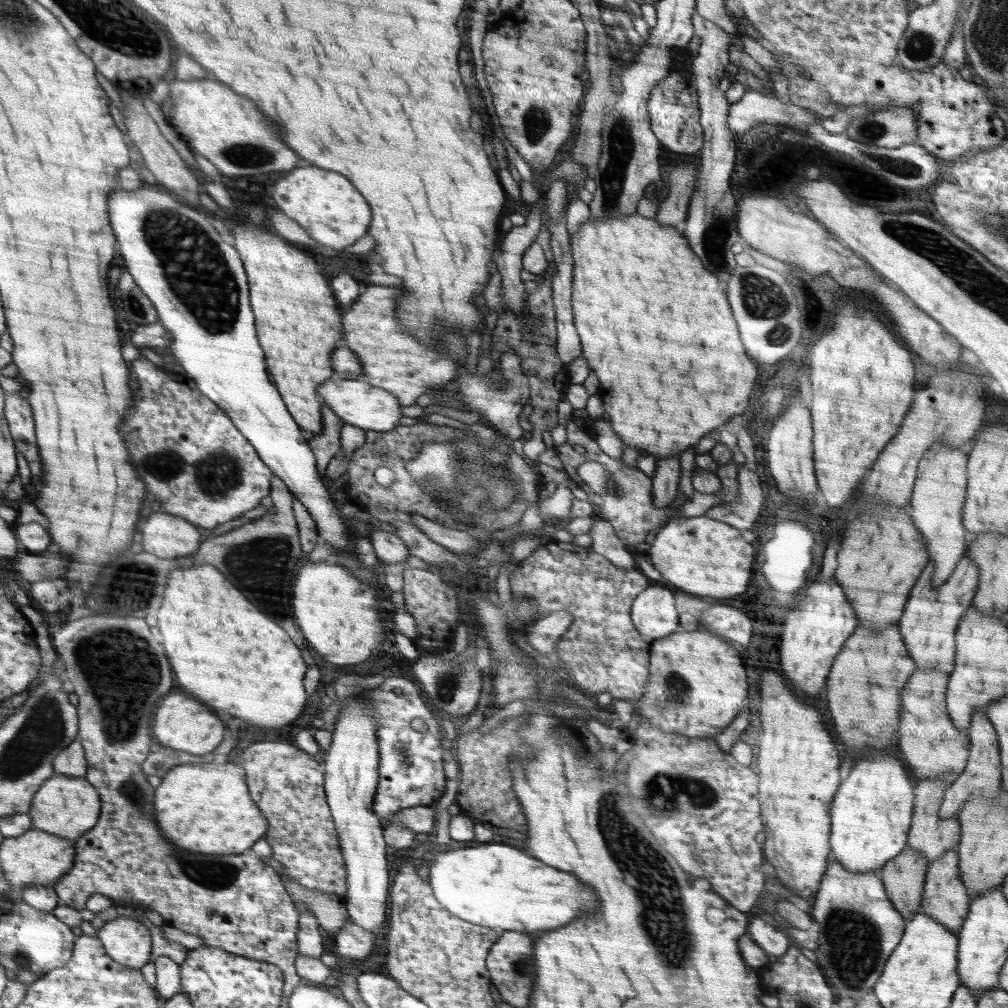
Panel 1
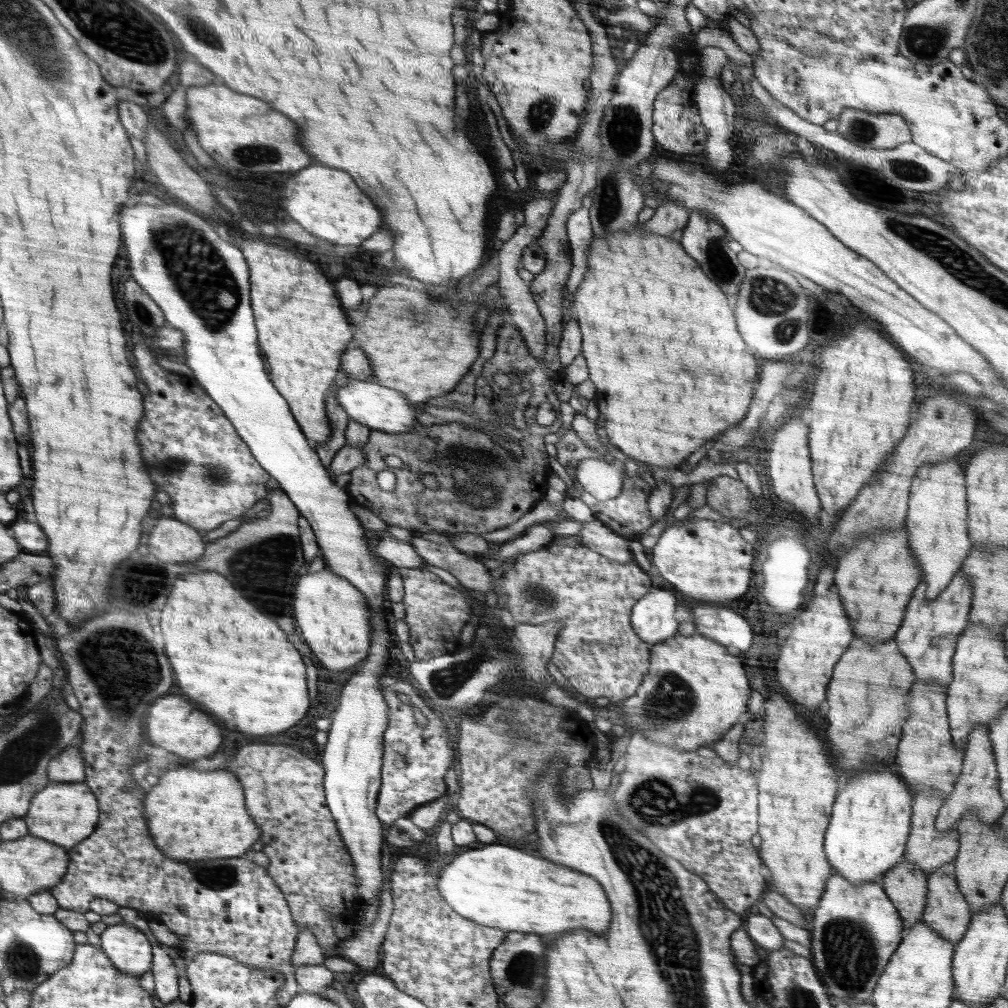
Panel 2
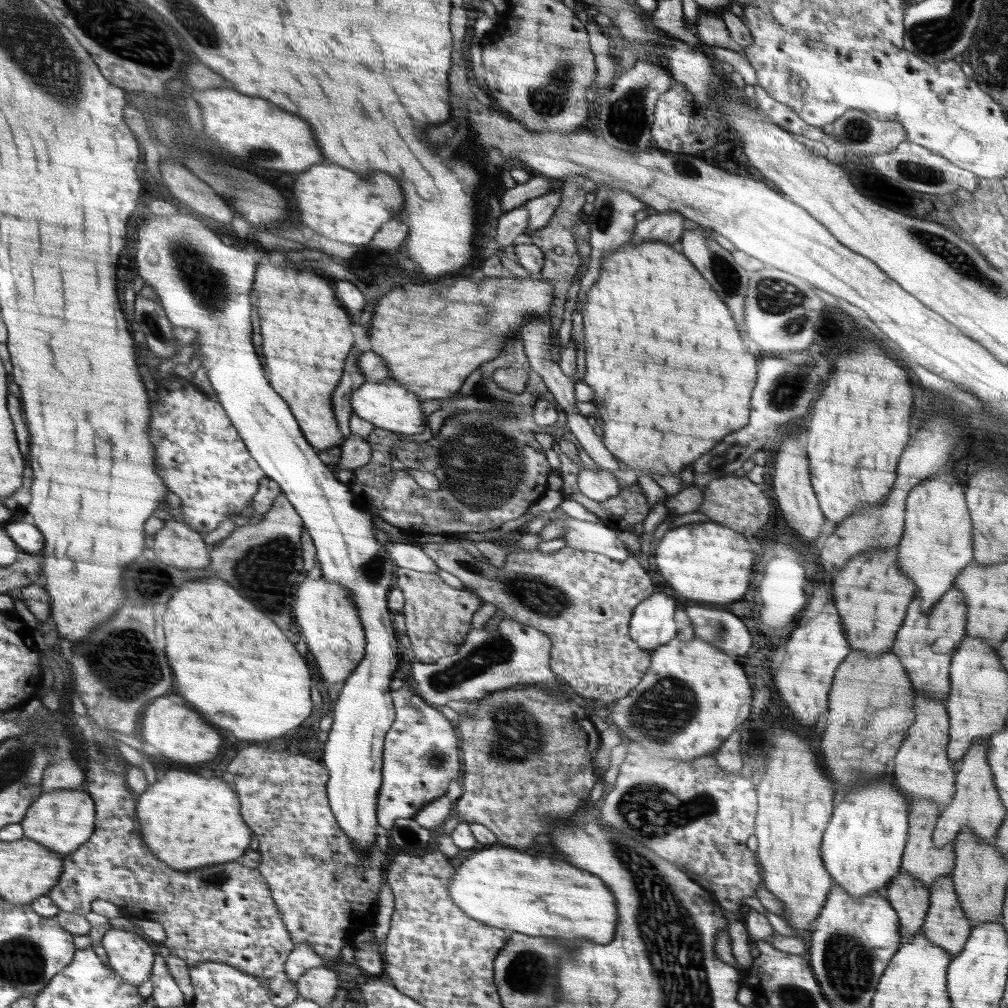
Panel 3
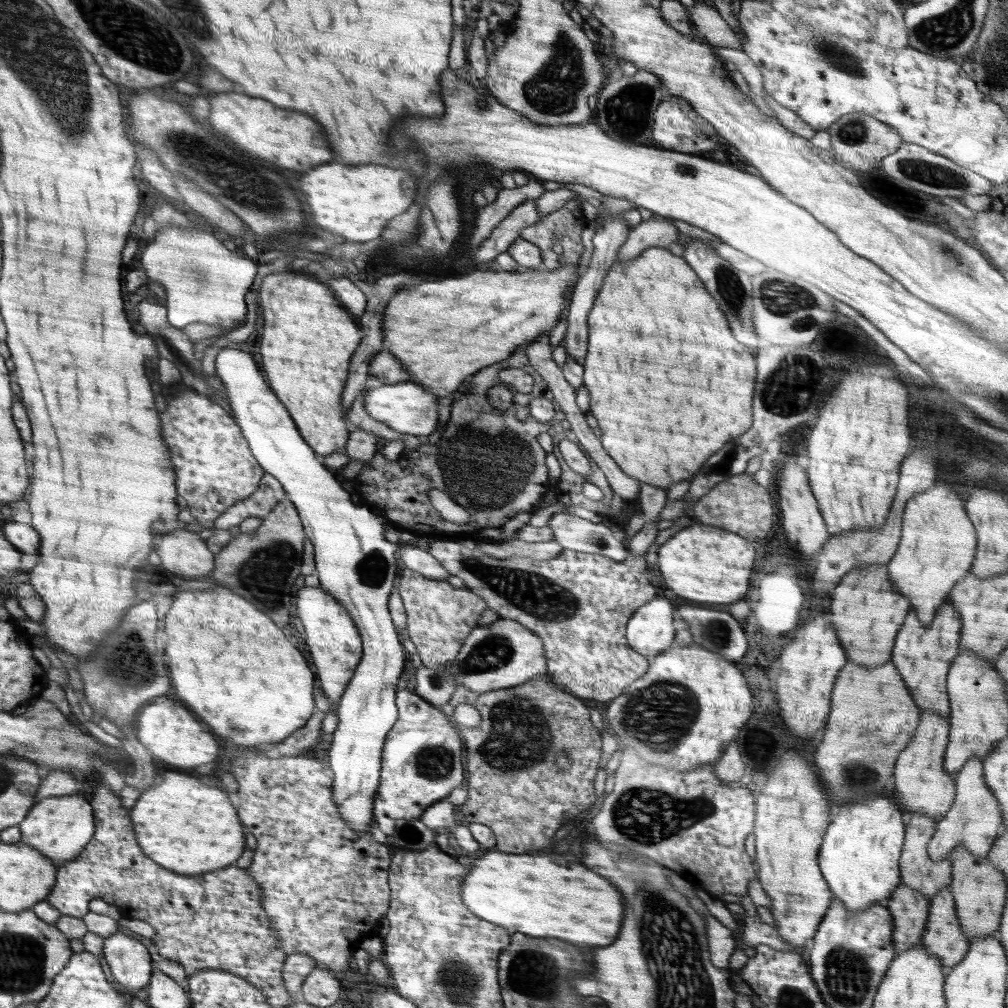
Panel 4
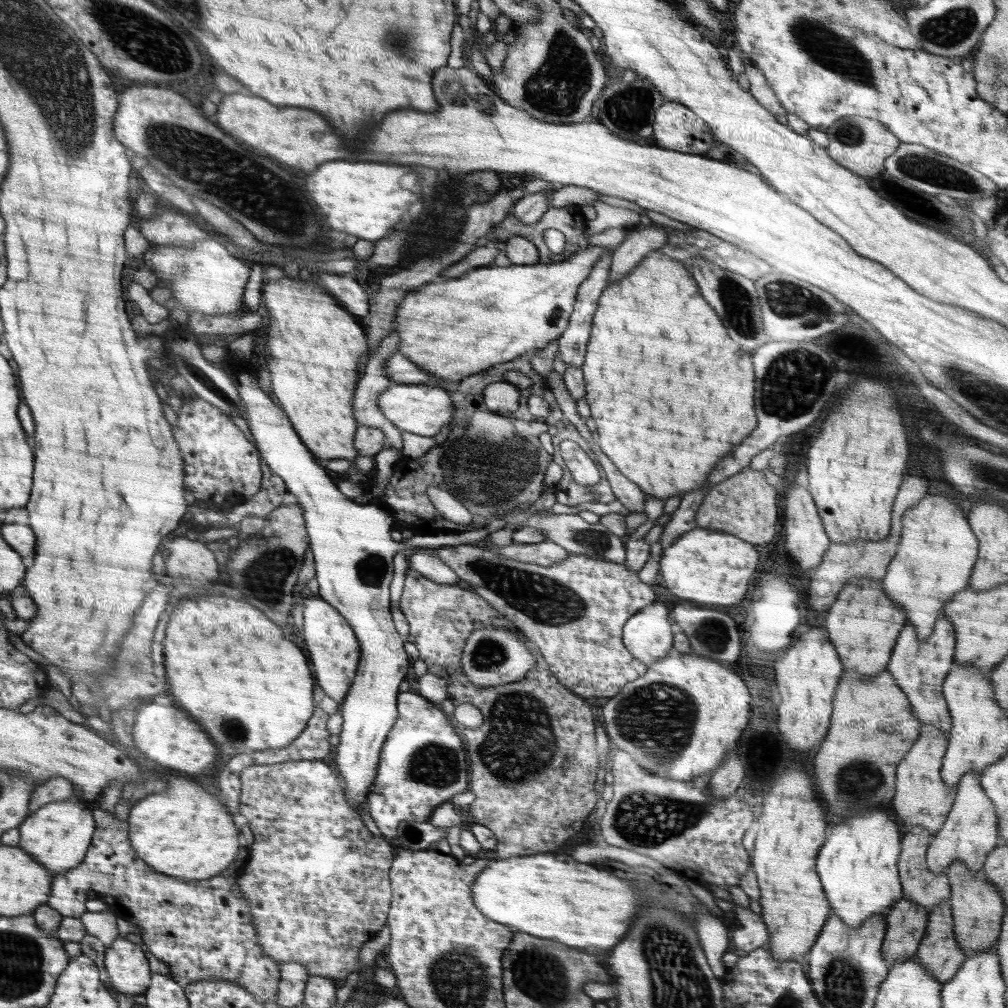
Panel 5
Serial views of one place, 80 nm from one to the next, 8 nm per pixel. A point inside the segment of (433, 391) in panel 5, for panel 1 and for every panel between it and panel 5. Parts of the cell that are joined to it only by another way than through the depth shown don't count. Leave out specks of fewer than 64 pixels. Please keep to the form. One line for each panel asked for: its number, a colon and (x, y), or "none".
1: (356, 402)
2: (385, 409)
3: (388, 405)
4: (407, 407)

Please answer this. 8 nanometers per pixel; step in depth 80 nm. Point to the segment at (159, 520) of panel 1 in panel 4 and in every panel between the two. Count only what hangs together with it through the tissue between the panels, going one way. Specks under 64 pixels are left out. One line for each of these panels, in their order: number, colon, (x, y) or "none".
2: (171, 540)
3: (176, 544)
4: (183, 552)

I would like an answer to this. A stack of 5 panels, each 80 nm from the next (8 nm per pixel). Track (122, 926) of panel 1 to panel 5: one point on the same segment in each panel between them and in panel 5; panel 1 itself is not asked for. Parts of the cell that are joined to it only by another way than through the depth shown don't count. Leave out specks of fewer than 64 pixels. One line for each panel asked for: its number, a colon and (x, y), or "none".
2: (129, 949)
3: (129, 955)
4: (129, 961)
5: (126, 967)

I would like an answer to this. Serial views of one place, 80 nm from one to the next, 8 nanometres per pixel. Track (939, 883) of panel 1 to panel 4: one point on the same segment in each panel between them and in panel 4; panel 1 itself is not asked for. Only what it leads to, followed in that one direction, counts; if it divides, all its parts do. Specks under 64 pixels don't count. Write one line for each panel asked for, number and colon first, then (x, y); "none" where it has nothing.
2: (946, 911)
3: (946, 925)
4: (943, 937)

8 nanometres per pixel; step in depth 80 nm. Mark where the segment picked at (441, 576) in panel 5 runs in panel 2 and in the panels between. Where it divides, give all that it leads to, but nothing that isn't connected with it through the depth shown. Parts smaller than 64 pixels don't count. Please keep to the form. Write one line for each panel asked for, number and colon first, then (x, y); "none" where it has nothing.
2: (398, 553)
3: (409, 555)
4: (414, 556)

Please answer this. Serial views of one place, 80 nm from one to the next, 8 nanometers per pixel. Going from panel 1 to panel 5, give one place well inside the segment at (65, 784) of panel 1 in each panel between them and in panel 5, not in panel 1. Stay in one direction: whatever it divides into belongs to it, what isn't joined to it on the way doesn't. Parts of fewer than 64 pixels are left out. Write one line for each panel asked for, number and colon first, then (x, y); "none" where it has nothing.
2: (66, 813)
3: (62, 820)
4: (60, 827)
5: (59, 835)

